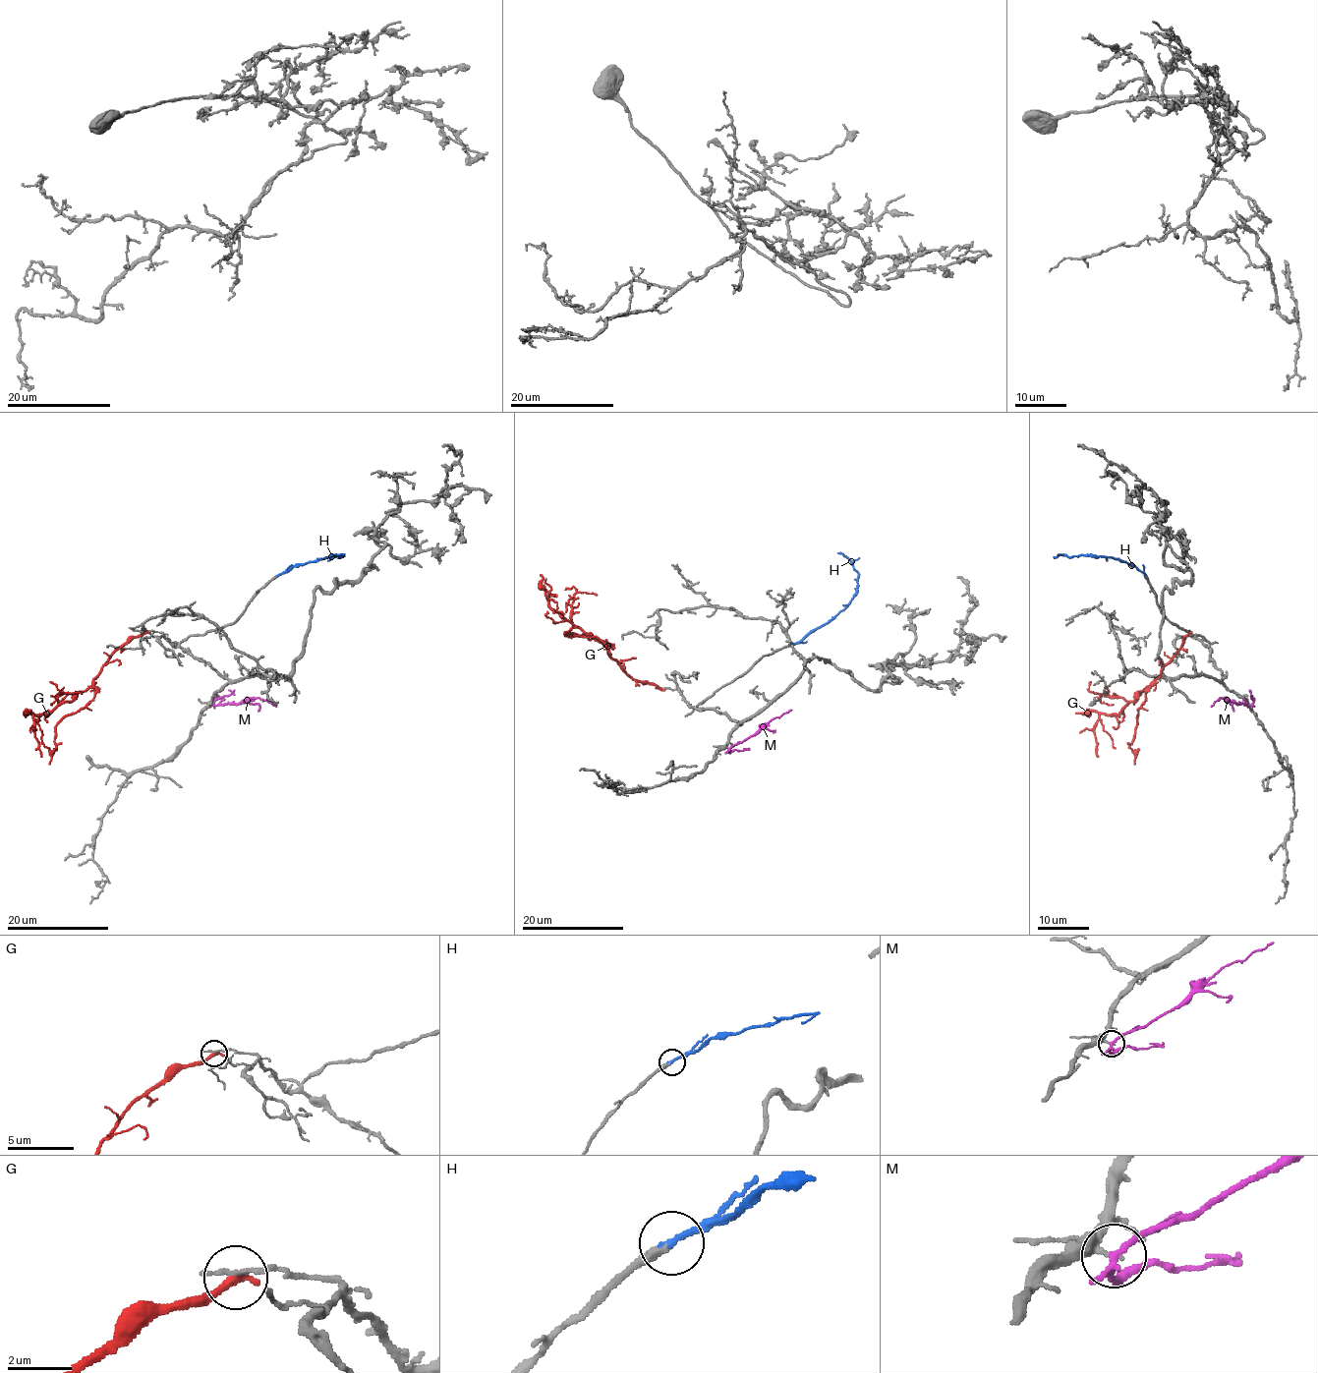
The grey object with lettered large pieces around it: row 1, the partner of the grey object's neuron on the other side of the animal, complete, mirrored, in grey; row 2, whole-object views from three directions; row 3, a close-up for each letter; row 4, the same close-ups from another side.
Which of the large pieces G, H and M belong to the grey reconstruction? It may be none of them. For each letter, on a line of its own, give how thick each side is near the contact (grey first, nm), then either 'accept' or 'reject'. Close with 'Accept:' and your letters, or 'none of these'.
G: 170/340 nm | reject
H: 360/200 nm | accept
M: 280/200 nm | reject
Accept: H

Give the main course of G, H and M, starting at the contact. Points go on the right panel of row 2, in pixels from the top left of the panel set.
G: (1189, 632), (1180, 649), (1133, 701), (1118, 714), (1101, 714), (1094, 728), (1098, 757)
H: (1145, 575), (1119, 559), (1088, 554), (1068, 557), (1059, 554), (1054, 558)
M: (1249, 706), (1220, 697), (1211, 706)

